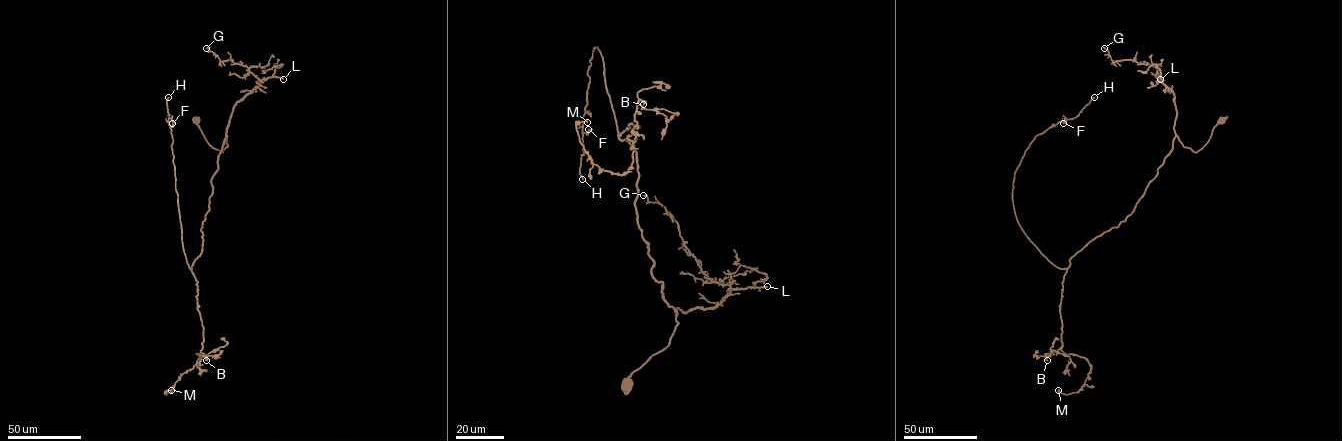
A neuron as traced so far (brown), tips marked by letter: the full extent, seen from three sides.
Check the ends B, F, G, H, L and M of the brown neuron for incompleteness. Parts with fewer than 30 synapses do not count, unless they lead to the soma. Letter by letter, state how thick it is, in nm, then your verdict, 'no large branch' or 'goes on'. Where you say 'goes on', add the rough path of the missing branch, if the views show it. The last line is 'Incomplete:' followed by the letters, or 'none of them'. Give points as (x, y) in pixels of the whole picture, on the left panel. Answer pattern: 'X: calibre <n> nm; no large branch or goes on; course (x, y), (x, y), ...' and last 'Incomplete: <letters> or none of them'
B: calibre 200 nm; no large branch
F: calibre 300 nm; no large branch
G: calibre 130 nm; no large branch
H: calibre 220 nm; goes on; course (168, 97), (183, 73), (207, 70), (214, 64), (225, 68)
L: calibre 300 nm; goes on; course (283, 79), (324, 75), (330, 67), (368, 66)
M: calibre 170 nm; no large branch
Incomplete: H, L

